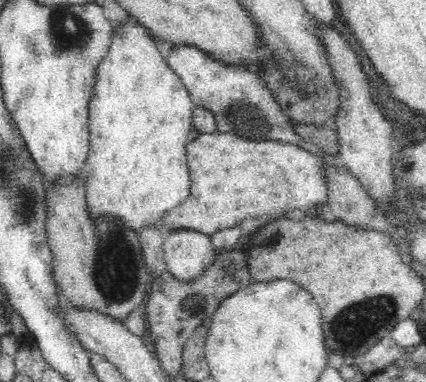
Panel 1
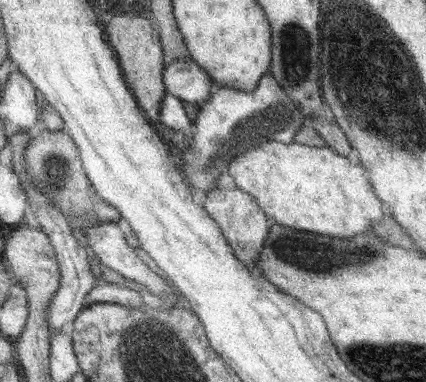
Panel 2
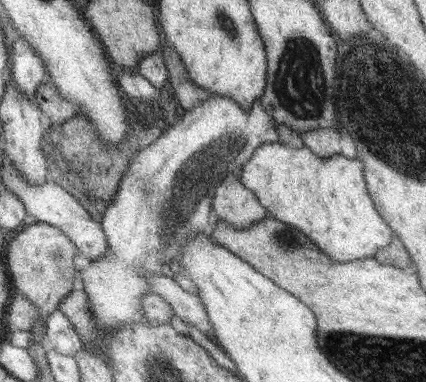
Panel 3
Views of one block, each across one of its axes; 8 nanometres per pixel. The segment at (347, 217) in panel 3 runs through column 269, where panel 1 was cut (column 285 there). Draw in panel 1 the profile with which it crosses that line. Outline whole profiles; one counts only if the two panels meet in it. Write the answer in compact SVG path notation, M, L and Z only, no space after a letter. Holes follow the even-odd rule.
M206 132L200 134L196 140L186 142L186 154L188 154L188 176L190 176L190 194L186 200L182 200L178 206L164 212L160 218L166 228L174 230L196 230L202 234L212 236L216 230L230 228L236 224L252 222L258 216L266 214L280 214L290 212L294 208L304 210L308 218L322 218L322 206L326 204L326 182L322 176L322 162L318 156L302 150L294 144L284 142L250 142L236 134L224 134L224 132Z

